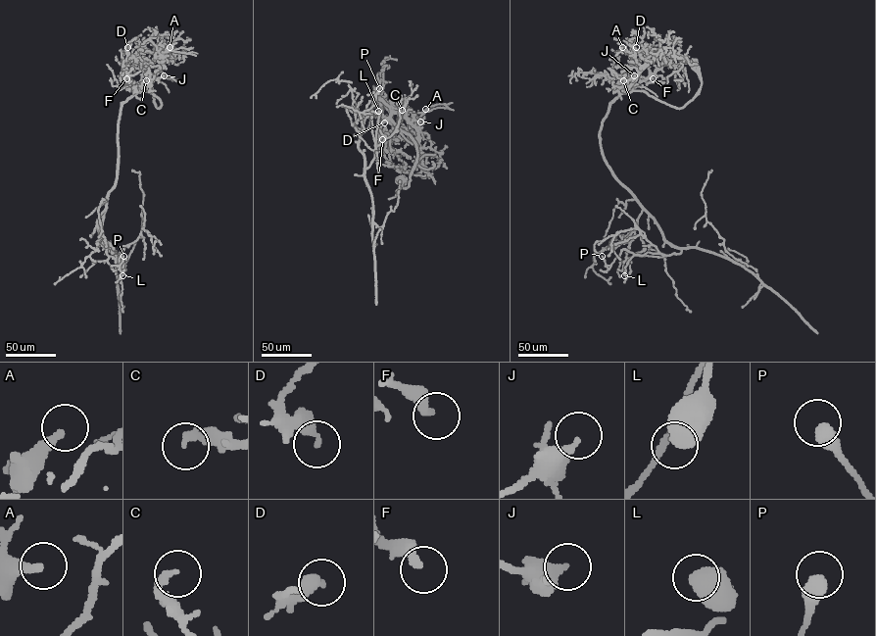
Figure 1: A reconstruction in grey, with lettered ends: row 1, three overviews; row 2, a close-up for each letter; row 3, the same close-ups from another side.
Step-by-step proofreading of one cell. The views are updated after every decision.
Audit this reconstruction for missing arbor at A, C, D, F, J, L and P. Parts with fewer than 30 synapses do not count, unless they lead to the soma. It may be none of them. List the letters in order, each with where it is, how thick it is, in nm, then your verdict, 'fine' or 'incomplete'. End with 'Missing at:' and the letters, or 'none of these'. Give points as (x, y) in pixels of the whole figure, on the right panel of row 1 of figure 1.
A: (622, 47) | 190 nm | fine
C: (623, 80) | 240 nm | fine
D: (636, 47) | 280 nm | fine
F: (653, 78) | 320 nm | fine
J: (634, 75) | 320 nm | fine
L: (624, 275) | 700 nm | fine
P: (602, 256) | 480 nm | fine
Missing at: none of these

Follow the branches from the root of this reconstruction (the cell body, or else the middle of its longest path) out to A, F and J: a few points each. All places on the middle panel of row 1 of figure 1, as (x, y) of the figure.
A: (402, 180), (404, 188), (409, 186), (416, 148), (391, 115), (399, 114), (417, 127), (416, 120), (425, 109)
F: (402, 180), (404, 188), (409, 186), (416, 158), (416, 145), (410, 135), (389, 119), (380, 128), (382, 139)
J: (402, 180), (404, 188), (409, 186), (416, 148), (391, 115), (397, 113), (410, 122), (420, 122)

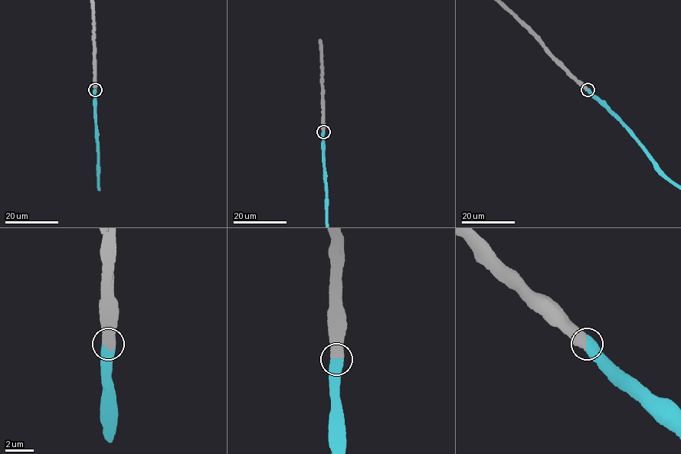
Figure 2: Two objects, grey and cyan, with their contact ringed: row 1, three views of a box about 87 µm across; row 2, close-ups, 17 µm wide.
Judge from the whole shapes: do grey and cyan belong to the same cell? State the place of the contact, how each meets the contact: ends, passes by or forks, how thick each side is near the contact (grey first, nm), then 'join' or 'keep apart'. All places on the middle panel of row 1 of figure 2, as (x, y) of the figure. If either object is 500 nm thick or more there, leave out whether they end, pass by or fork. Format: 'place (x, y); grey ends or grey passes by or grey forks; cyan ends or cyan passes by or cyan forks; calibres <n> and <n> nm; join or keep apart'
place (323, 132); calibres 650 and 700 nm; join

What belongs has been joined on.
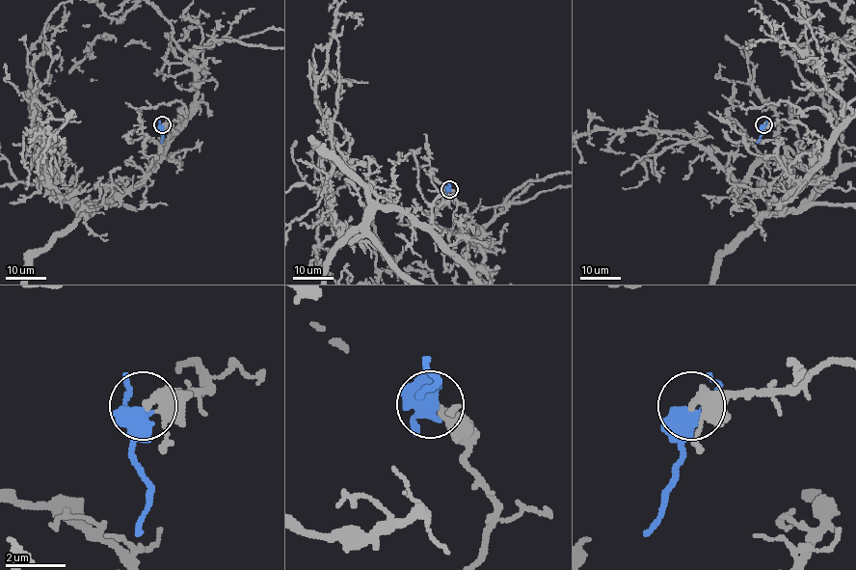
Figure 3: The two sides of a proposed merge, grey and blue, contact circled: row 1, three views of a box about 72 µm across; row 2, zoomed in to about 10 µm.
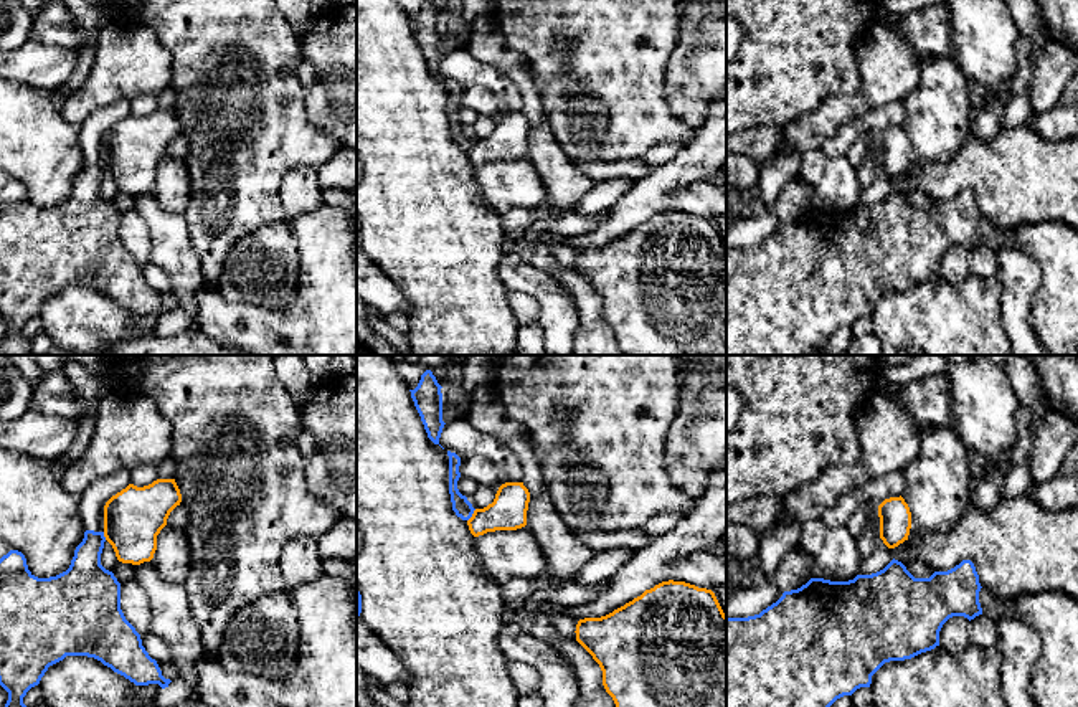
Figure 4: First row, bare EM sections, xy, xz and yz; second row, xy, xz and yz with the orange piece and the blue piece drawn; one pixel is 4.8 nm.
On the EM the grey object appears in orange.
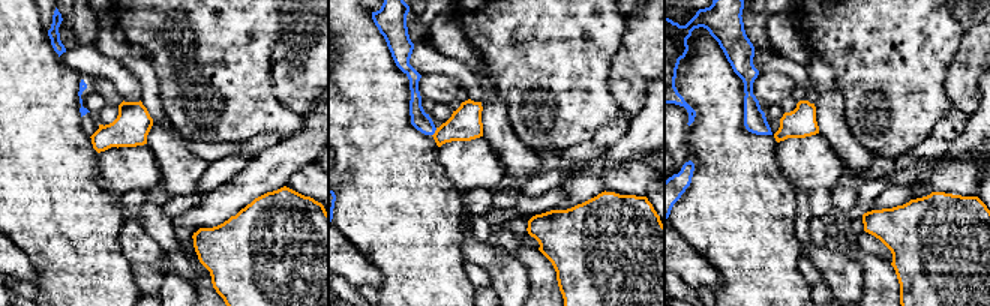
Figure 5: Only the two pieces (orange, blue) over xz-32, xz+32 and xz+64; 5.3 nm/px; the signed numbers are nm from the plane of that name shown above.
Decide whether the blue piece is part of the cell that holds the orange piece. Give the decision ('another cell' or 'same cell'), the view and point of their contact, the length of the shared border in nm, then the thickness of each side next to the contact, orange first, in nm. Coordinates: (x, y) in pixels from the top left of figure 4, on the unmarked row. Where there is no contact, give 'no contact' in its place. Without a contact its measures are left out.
another cell; contact xz (472, 146); length 80 nm; calibres 180 and 90 nm

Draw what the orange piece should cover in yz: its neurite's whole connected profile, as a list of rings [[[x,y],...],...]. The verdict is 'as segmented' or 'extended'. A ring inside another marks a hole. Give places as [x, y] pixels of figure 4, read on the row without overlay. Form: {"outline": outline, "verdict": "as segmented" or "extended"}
{"outline": [[[890,127],[878,135],[880,168],[888,178],[895,178],[908,170],[911,159],[911,142],[905,129]]], "verdict": "as segmented"}

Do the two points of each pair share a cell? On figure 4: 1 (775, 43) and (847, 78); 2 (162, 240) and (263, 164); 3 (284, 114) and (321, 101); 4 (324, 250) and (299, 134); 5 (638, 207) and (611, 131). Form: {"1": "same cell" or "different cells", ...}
{"1": "same cell", "2": "different cells", "3": "different cells", "4": "different cells", "5": "different cells"}

